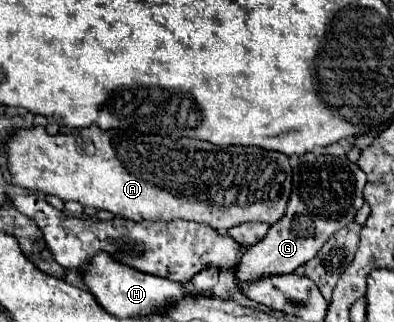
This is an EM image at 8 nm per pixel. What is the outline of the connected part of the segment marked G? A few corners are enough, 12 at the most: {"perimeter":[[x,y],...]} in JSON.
{"perimeter":[[317,151],[235,289],[303,267],[363,205],[365,173]]}

